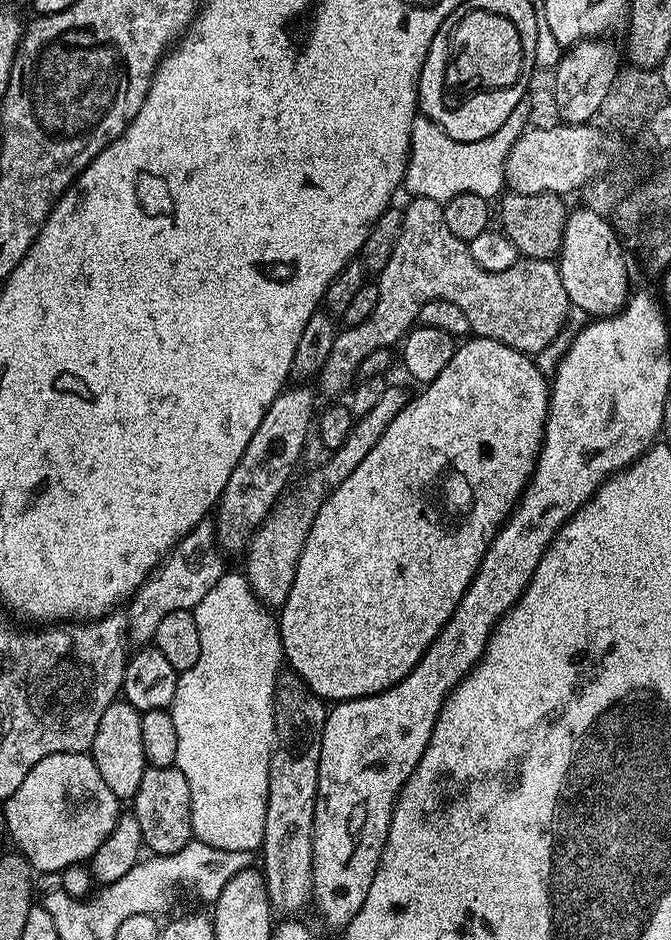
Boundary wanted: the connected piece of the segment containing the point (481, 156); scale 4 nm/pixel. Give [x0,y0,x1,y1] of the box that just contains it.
[403,98,531,204]

